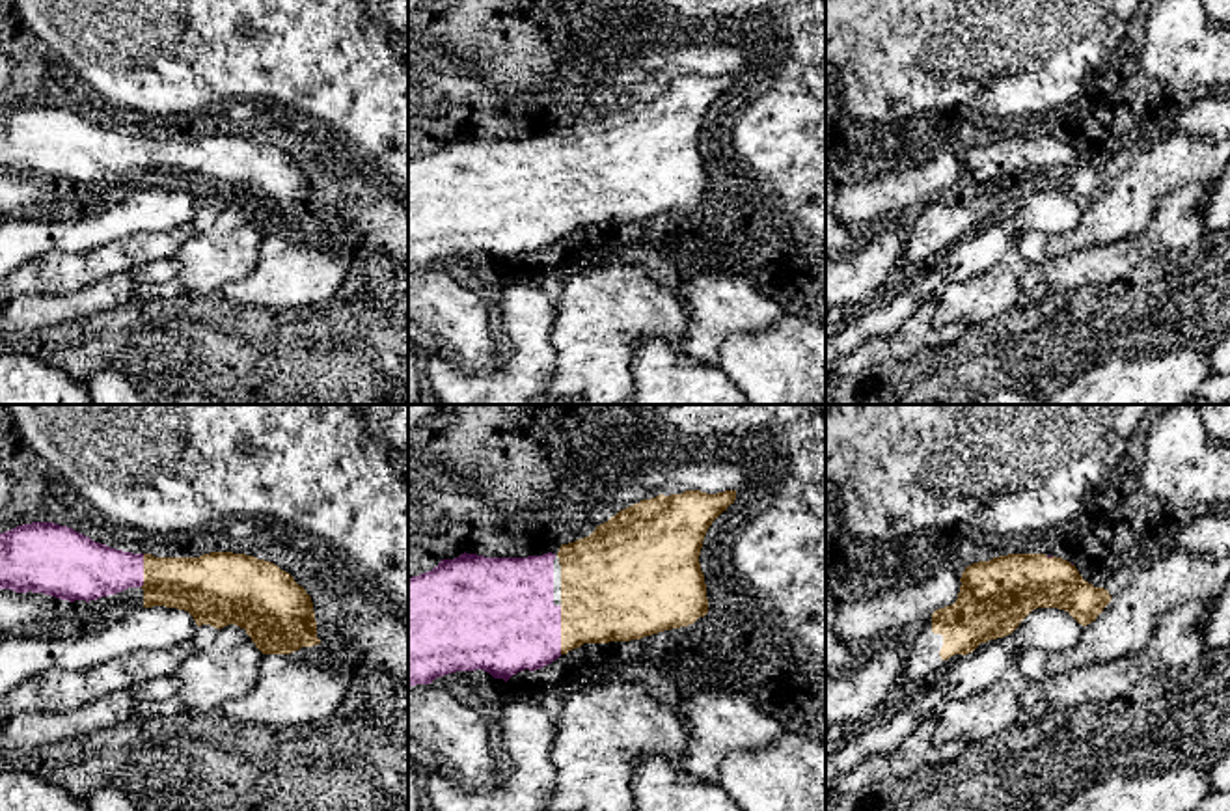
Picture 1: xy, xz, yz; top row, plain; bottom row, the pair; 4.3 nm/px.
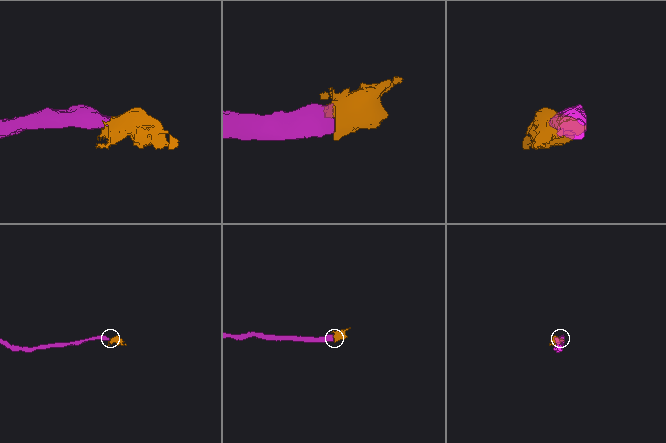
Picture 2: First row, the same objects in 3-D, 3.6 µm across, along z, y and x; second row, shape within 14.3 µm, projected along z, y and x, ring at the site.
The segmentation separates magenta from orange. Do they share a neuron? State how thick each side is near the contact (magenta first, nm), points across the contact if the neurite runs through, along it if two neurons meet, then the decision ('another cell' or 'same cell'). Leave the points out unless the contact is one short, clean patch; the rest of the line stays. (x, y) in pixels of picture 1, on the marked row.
460 nm thick on the magenta side, 380 nm on the other; runs through xz (504, 619), (526, 631), (560, 631), (591, 612), (606, 597); same cell

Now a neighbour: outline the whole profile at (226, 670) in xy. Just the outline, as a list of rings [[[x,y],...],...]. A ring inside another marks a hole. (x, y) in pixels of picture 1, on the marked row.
[[[227,625],[205,649],[186,656],[175,671],[179,708],[211,712],[244,697],[259,679],[263,653],[244,628]]]

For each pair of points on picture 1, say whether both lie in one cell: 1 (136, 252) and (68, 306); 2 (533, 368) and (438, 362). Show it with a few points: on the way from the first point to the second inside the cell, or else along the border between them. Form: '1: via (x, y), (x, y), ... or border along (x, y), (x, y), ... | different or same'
1: border along (144, 263), (75, 291), (60, 291) | different
2: via (509, 384), (461, 384) | same

